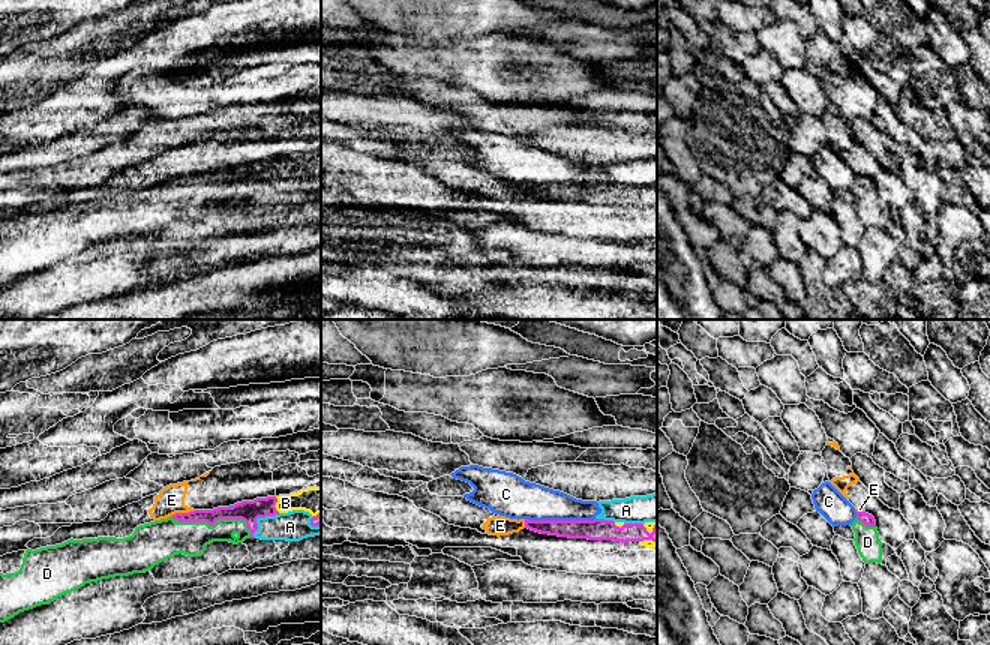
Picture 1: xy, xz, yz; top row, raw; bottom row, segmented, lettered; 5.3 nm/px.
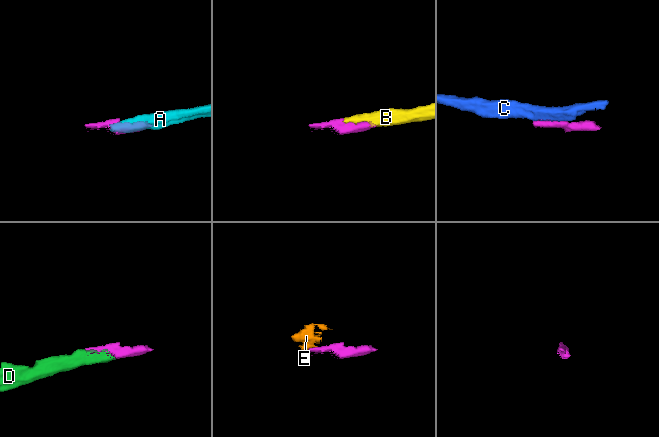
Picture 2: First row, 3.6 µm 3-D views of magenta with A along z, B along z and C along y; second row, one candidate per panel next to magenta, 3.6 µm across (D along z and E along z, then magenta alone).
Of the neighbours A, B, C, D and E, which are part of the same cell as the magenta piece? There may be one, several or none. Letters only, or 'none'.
B, D

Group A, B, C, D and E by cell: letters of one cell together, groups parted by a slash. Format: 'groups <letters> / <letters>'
groups A / B D / C / E

